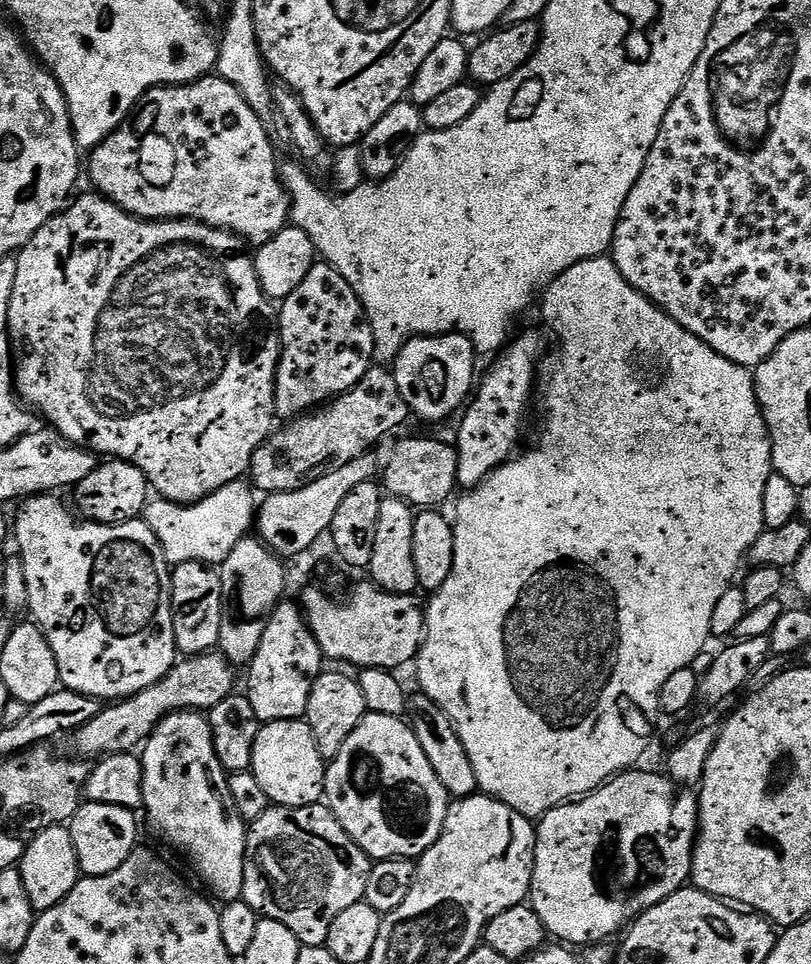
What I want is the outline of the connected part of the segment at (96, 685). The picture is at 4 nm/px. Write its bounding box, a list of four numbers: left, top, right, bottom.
[14,494,178,702]

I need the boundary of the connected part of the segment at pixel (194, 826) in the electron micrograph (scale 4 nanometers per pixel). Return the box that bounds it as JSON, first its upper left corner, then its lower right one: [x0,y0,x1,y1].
[142,711,248,902]

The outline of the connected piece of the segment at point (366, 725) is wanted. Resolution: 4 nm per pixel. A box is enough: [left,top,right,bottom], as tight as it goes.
[323,711,450,861]

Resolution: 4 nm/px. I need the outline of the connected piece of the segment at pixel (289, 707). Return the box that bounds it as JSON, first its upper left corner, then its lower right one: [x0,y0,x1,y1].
[246,602,326,722]

